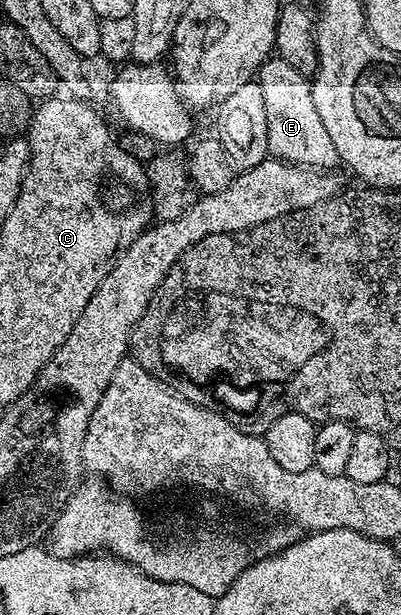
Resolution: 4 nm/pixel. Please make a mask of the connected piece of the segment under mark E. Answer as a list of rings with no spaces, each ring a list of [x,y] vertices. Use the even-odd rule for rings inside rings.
[[[270,58],[261,65],[261,69],[257,71],[255,83],[259,86],[259,90],[263,92],[263,110],[267,112],[267,146],[269,147],[269,156],[286,160],[292,164],[303,164],[306,168],[319,168],[322,170],[333,170],[338,167],[339,161],[335,145],[331,143],[331,138],[327,134],[327,130],[323,126],[322,120],[319,118],[319,110],[315,110],[315,98],[313,97],[313,86],[310,77],[299,74],[299,70],[295,70],[295,66],[291,66],[287,62],[283,62],[279,58]]]

